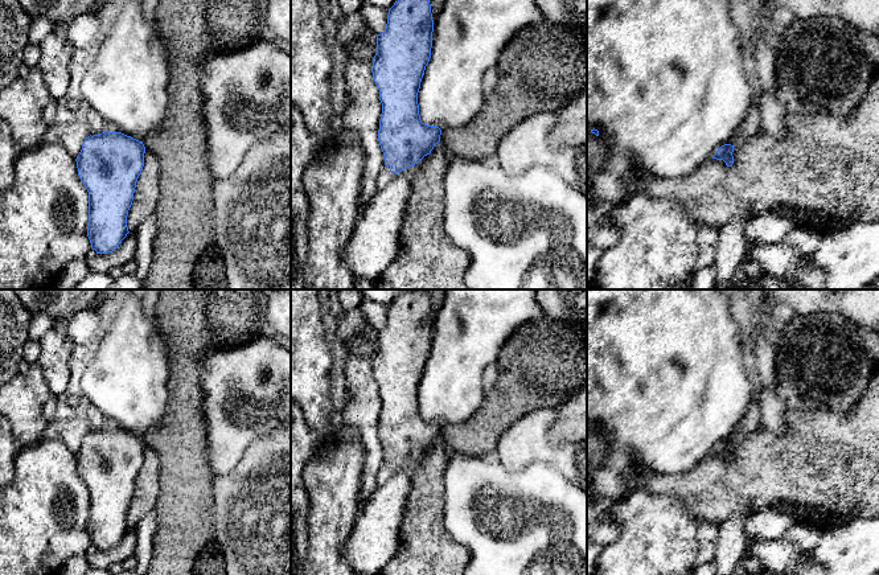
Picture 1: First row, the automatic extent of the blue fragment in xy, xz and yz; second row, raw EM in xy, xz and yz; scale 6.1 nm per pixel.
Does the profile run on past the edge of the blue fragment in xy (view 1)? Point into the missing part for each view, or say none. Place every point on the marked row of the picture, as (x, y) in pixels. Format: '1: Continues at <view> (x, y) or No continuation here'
1: No continuation here

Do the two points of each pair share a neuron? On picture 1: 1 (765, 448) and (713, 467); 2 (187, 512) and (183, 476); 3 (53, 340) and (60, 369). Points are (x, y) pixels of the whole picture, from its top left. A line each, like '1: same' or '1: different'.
1: same
2: same
3: same

